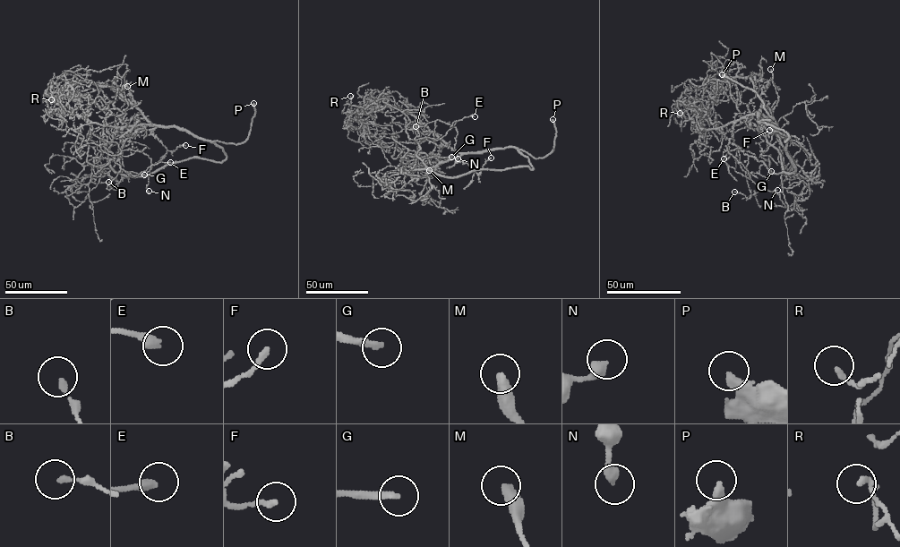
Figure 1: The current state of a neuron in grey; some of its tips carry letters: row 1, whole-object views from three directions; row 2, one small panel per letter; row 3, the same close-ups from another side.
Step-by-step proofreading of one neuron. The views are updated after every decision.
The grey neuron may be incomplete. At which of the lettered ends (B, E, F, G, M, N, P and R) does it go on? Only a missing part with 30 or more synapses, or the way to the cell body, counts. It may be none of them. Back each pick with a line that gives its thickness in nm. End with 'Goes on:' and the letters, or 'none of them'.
G: 240 nm
P: 320 nm
Goes on: G, P

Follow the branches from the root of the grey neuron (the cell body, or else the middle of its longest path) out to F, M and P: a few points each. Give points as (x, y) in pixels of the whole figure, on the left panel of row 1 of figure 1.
F: (144, 175), (116, 172), (107, 162), (108, 149), (150, 129), (167, 150), (185, 145)
M: (144, 175), (123, 175), (107, 162), (113, 138), (107, 131), (111, 134), (140, 111), (131, 99), (127, 86)
P: (144, 175), (192, 158), (221, 162), (227, 156), (214, 141), (242, 143), (249, 135), (254, 115), (253, 103)

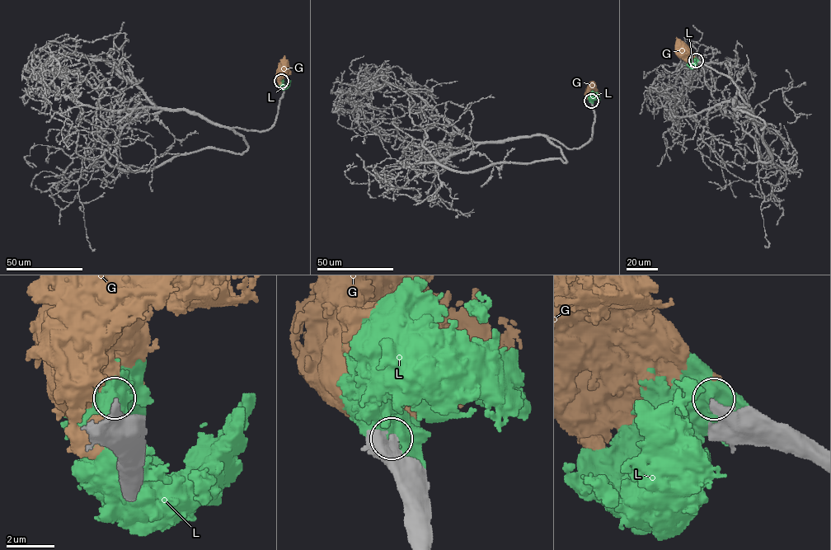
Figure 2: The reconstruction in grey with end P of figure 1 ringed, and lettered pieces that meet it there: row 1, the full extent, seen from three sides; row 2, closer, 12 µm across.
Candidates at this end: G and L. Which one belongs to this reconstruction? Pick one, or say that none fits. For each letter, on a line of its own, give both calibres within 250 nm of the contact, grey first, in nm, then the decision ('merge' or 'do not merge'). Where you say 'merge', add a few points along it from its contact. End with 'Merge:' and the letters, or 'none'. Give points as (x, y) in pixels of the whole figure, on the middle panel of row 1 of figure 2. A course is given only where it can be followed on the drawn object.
G: 400/360 nm | merge | via (591, 101), (592, 89)
L: 500/750 nm | do not merge
Merge: G

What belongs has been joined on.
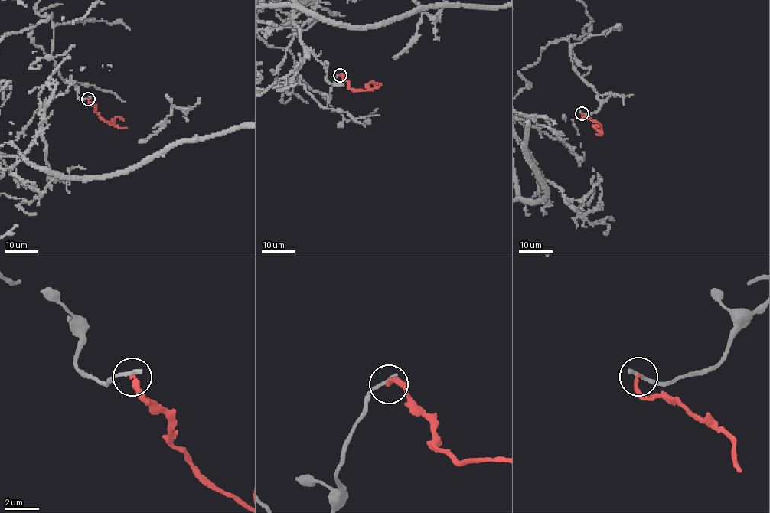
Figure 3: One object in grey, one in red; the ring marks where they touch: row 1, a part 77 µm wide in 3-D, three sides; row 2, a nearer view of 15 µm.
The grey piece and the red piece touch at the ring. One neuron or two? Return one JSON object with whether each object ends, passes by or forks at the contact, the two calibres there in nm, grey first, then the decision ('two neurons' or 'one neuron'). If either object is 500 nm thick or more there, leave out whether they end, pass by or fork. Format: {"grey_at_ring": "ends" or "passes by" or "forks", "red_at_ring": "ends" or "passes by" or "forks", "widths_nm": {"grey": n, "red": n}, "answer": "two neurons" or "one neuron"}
{"grey_at_ring": "ends", "red_at_ring": "ends", "widths_nm": {"grey": 260, "red": 220}, "answer": "two neurons"}

